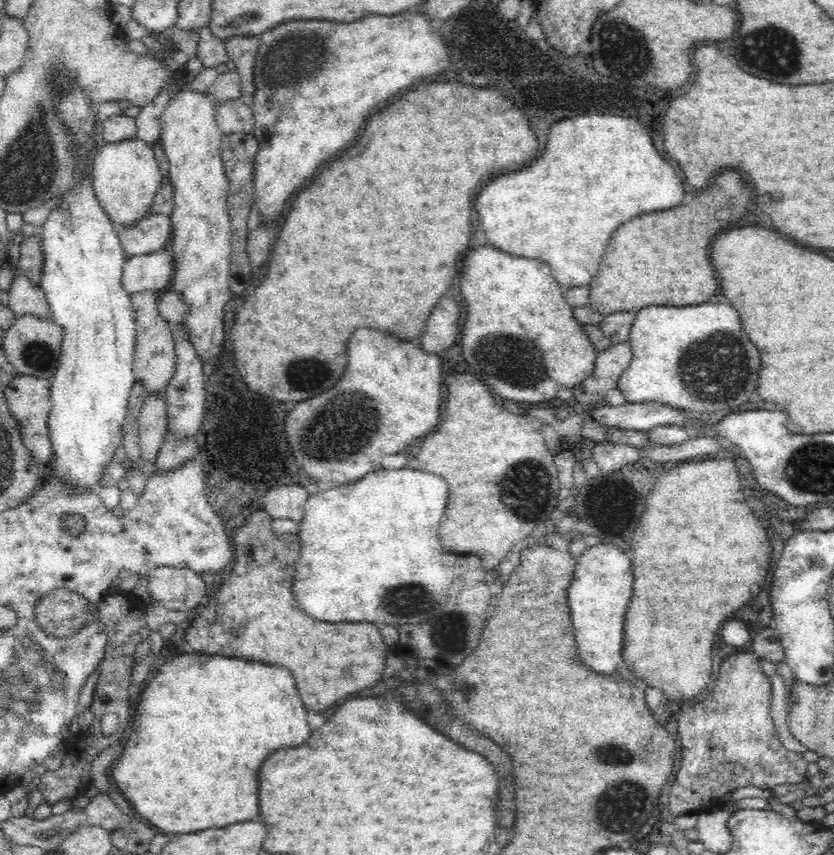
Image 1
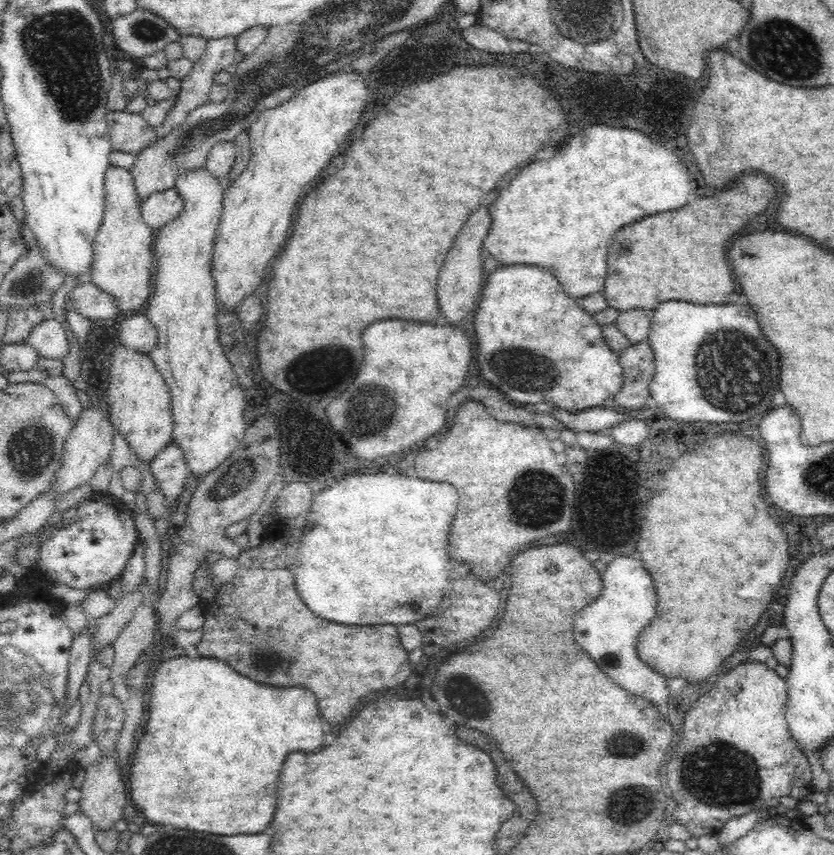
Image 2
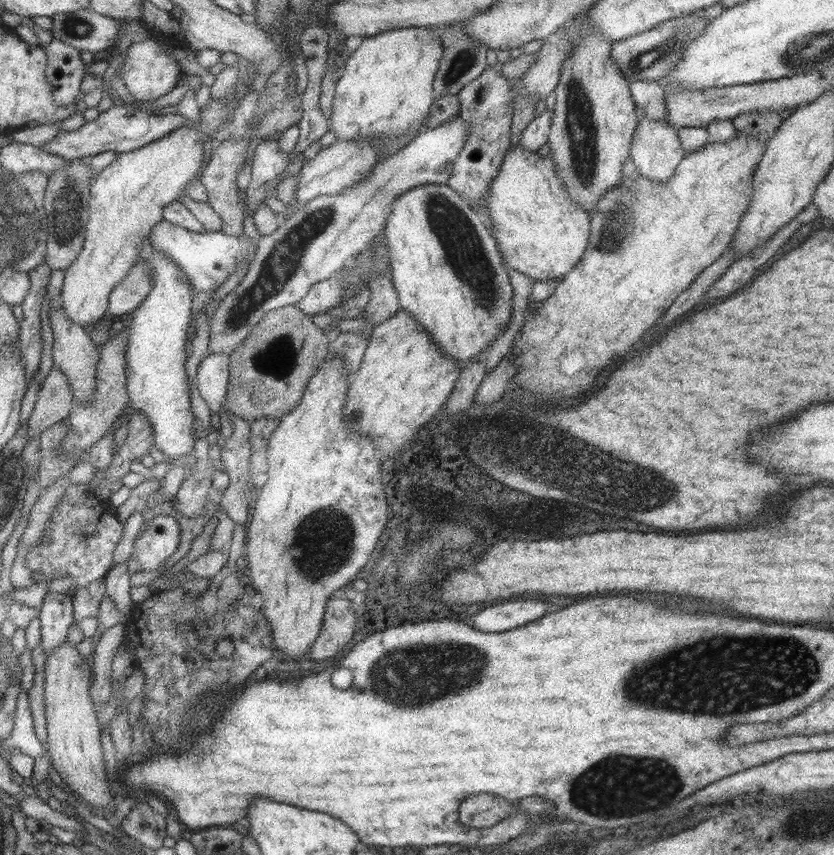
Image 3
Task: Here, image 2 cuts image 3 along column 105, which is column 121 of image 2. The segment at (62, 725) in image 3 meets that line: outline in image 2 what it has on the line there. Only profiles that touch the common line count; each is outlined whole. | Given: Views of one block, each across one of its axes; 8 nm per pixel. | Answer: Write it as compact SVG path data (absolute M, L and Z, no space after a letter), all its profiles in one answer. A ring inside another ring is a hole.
M116 750L109 752L106 756L100 758L84 770L86 772L86 780L81 787L81 798L79 799L80 815L90 819L95 830L110 830L114 824L124 816L126 801L126 790L120 776L122 767L116 763Z

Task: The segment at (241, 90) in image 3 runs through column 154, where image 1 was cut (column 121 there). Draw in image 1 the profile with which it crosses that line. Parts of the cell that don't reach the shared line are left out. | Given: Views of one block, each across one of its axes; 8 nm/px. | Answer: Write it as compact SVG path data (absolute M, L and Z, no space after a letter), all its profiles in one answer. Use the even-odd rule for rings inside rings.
M134 136L130 140L105 143L94 157L93 189L100 206L115 225L130 226L148 215L150 204L163 183L153 144Z

